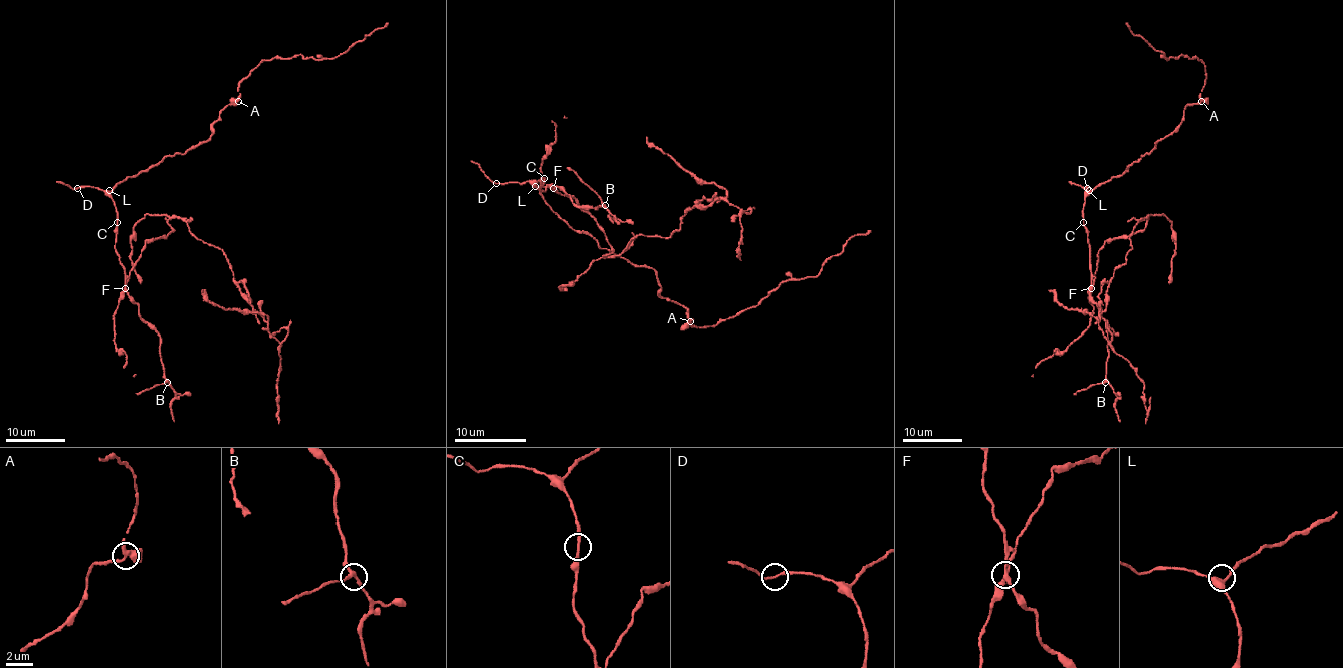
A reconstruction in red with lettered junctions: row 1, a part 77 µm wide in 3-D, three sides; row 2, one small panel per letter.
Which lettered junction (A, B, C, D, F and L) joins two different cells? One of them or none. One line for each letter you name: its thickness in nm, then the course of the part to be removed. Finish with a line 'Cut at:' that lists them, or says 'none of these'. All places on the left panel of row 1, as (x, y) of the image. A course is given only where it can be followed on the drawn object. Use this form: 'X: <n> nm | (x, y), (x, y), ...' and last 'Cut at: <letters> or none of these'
F: 280 nm | (124, 287), (145, 243), (167, 234), (172, 217), (218, 247), (240, 295), (279, 345), (278, 424)
Cut at: F

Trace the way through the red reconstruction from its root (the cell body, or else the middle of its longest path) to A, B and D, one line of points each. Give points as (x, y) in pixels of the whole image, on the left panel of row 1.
A: (117, 222), (111, 190), (166, 156), (205, 143), (220, 113), (238, 101)
B: (117, 222), (115, 253), (124, 269), (124, 290), (138, 305), (138, 314), (160, 337), (163, 378), (167, 382)
D: (117, 222), (117, 208), (109, 196), (96, 187), (77, 187)

